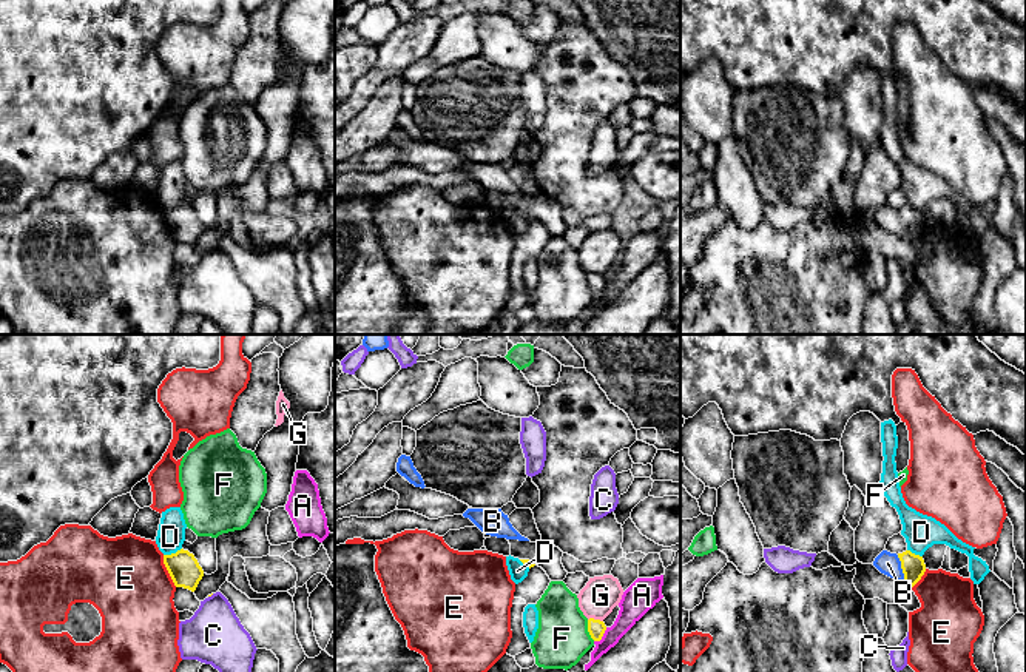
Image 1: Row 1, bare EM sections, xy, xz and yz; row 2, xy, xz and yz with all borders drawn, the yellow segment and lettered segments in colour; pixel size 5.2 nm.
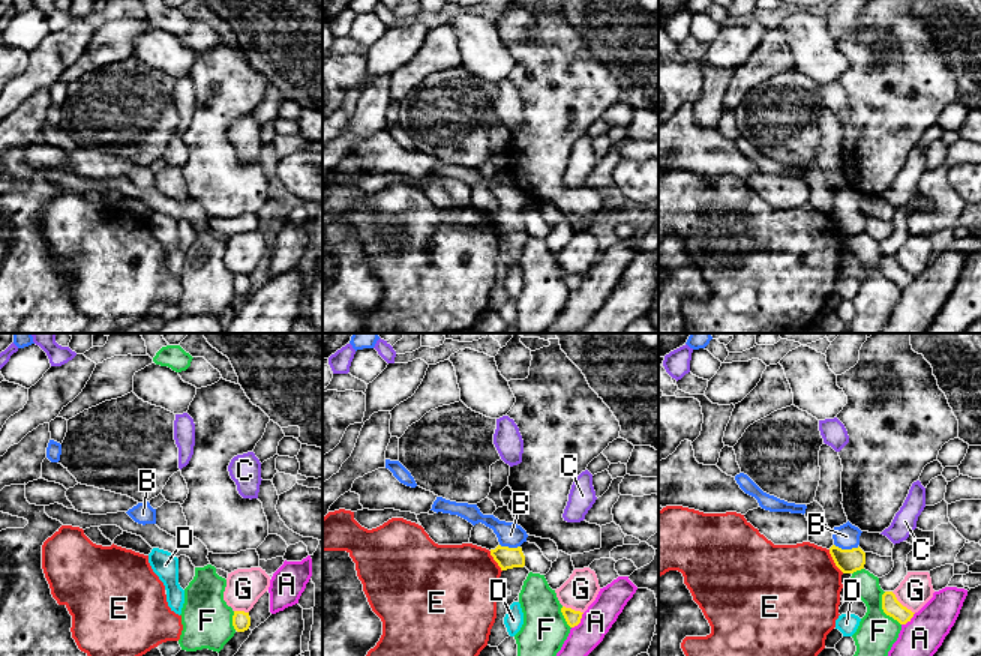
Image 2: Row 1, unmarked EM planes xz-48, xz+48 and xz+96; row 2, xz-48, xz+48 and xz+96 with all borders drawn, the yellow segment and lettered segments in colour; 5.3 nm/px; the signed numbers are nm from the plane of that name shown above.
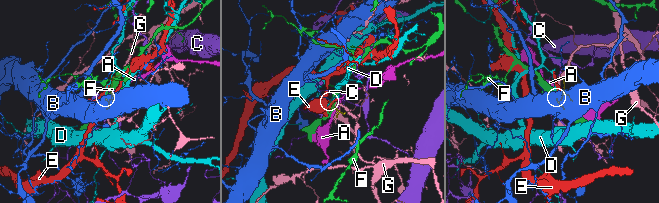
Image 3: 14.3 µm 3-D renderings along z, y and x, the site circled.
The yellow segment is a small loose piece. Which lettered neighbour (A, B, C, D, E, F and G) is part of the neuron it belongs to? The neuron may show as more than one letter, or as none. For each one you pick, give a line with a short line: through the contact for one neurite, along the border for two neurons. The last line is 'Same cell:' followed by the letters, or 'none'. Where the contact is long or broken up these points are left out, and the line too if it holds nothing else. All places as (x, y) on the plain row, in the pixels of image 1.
B: line yz (914, 222), (901, 222), (887, 218)
Same cell: B

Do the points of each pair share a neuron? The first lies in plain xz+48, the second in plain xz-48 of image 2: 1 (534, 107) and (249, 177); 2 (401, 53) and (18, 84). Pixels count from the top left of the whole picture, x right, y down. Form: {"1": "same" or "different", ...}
{"1": "same", "2": "same"}

